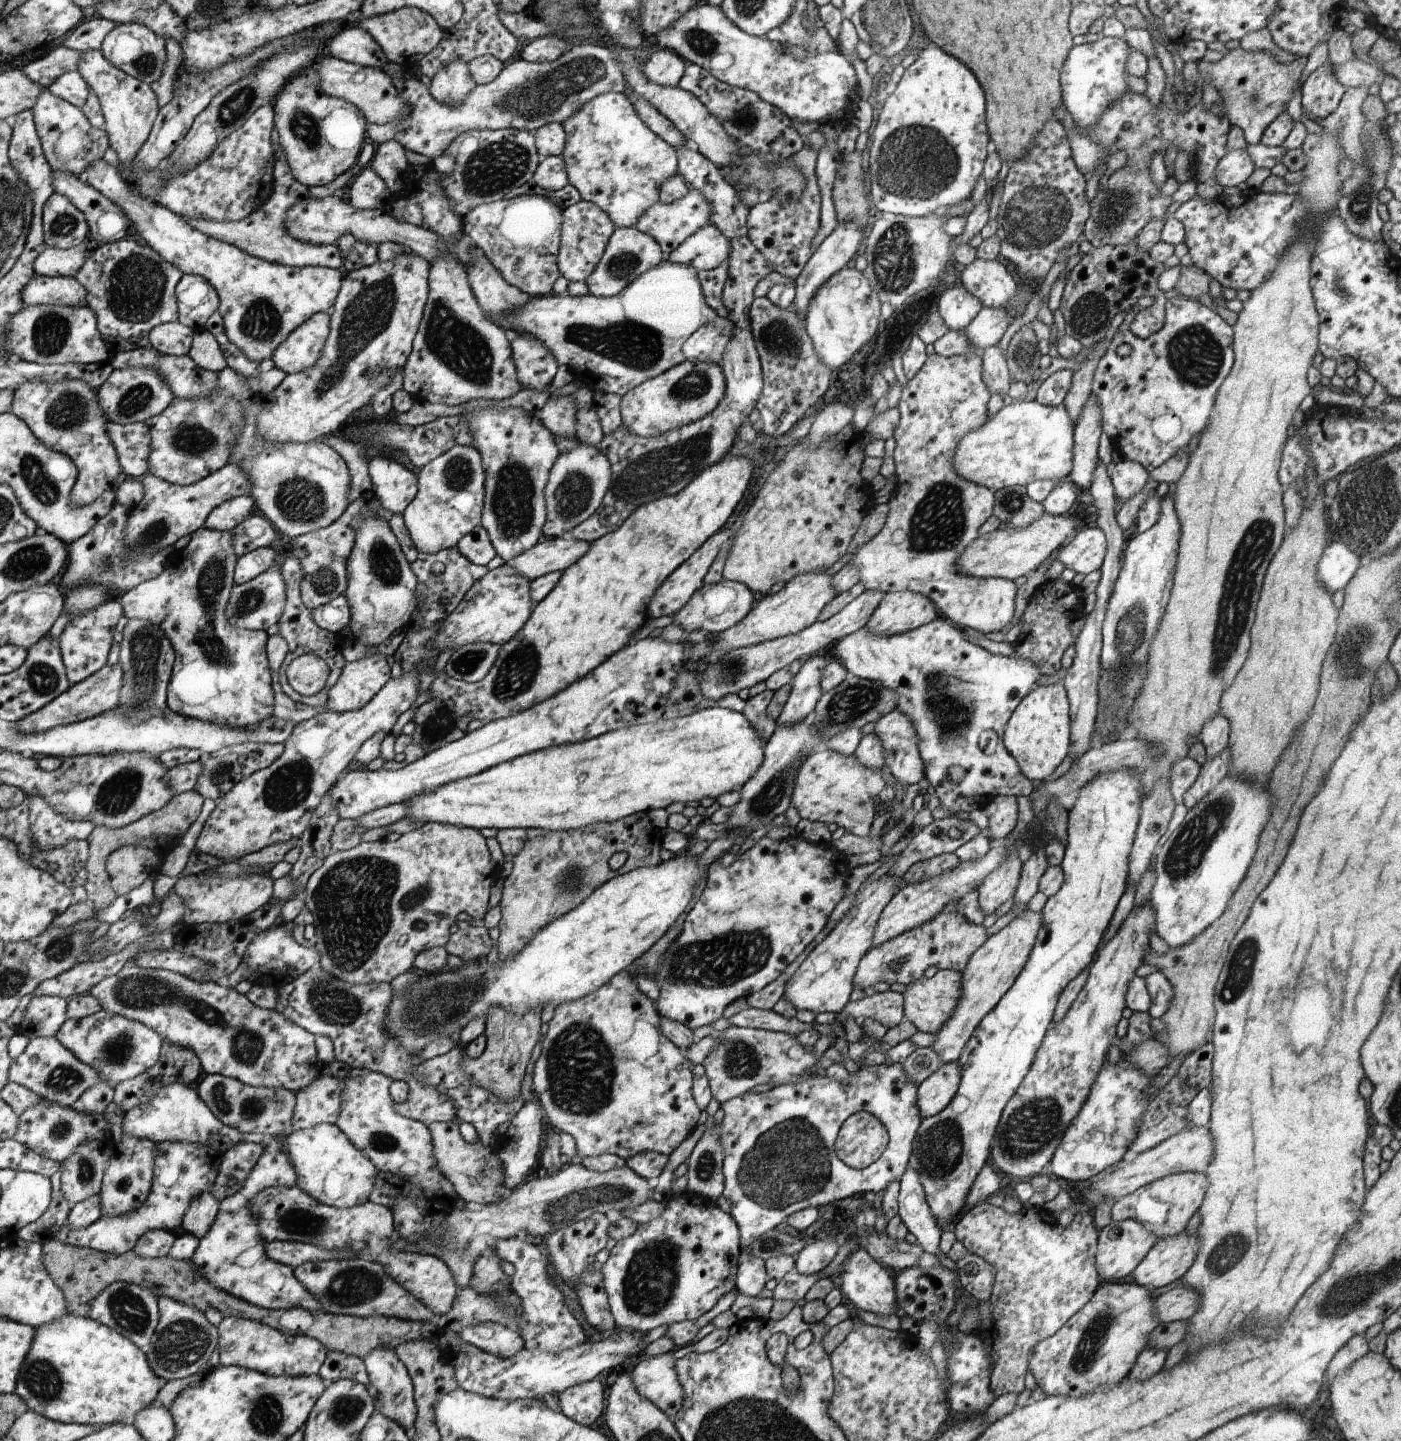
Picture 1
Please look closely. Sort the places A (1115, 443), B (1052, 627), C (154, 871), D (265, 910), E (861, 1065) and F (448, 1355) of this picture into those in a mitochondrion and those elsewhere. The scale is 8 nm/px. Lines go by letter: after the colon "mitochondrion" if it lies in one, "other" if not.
A: other
B: other
C: other
D: other
E: other
F: other

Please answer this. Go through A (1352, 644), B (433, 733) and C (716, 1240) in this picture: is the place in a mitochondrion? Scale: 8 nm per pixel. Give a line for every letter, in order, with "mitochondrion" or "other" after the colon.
A: mitochondrion
B: other
C: other

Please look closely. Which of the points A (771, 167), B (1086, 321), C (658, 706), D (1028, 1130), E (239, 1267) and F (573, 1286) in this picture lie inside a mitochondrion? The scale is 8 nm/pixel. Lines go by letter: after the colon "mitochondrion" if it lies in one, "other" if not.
A: other
B: mitochondrion
C: other
D: mitochondrion
E: other
F: other

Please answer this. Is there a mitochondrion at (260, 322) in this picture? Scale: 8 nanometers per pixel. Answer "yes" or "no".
yes

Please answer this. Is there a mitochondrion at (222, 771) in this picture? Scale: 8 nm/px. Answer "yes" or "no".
yes

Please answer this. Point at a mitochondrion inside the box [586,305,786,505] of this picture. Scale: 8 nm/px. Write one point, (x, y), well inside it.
(695, 384)

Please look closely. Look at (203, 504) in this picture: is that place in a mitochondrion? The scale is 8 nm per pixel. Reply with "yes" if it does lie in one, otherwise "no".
no

